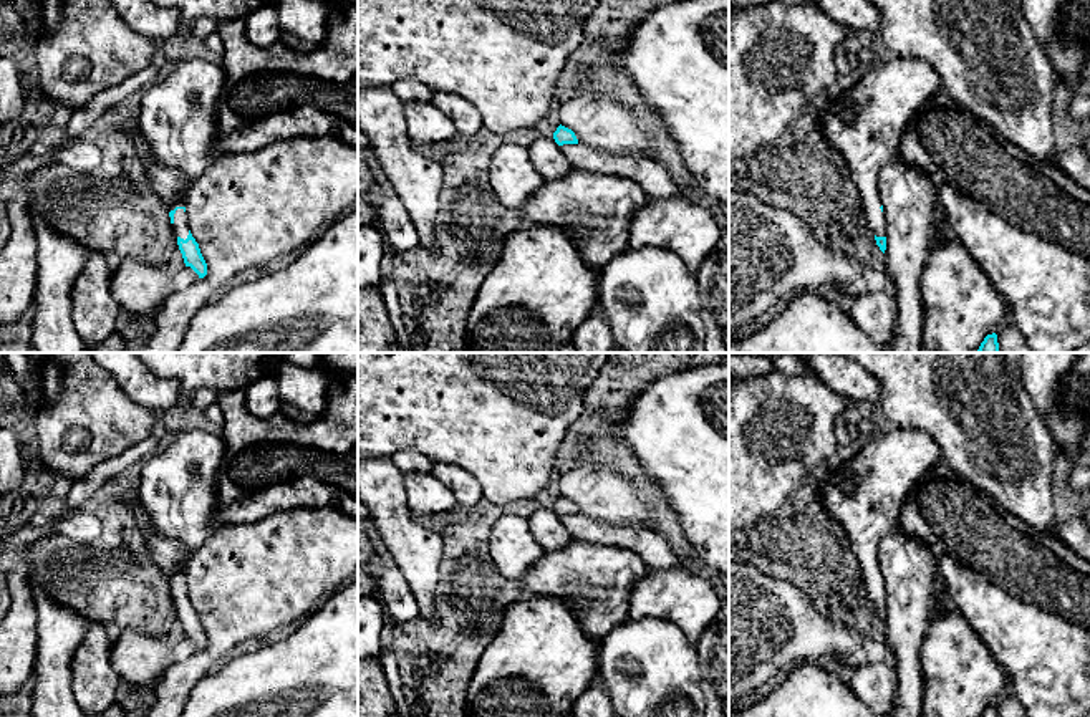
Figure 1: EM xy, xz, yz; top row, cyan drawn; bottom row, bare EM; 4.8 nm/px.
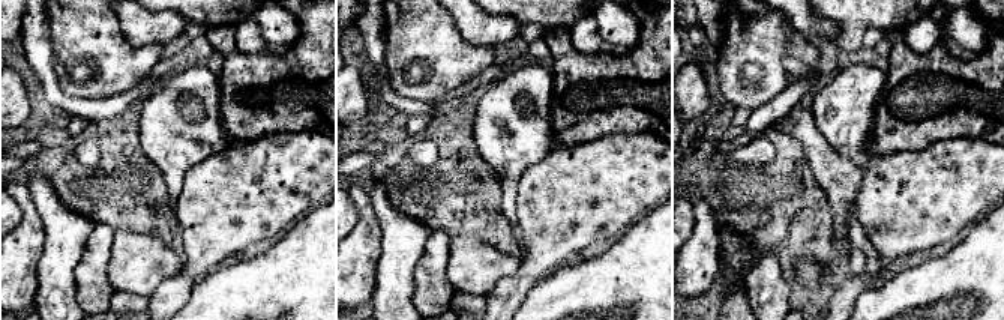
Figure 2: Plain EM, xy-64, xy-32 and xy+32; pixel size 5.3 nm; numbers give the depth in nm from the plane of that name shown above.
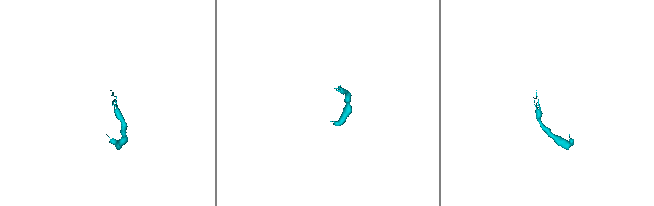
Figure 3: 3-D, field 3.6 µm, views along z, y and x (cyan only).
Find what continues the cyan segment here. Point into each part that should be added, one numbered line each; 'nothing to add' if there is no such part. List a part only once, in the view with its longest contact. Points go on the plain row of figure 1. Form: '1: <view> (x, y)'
1: xy (181, 596)

